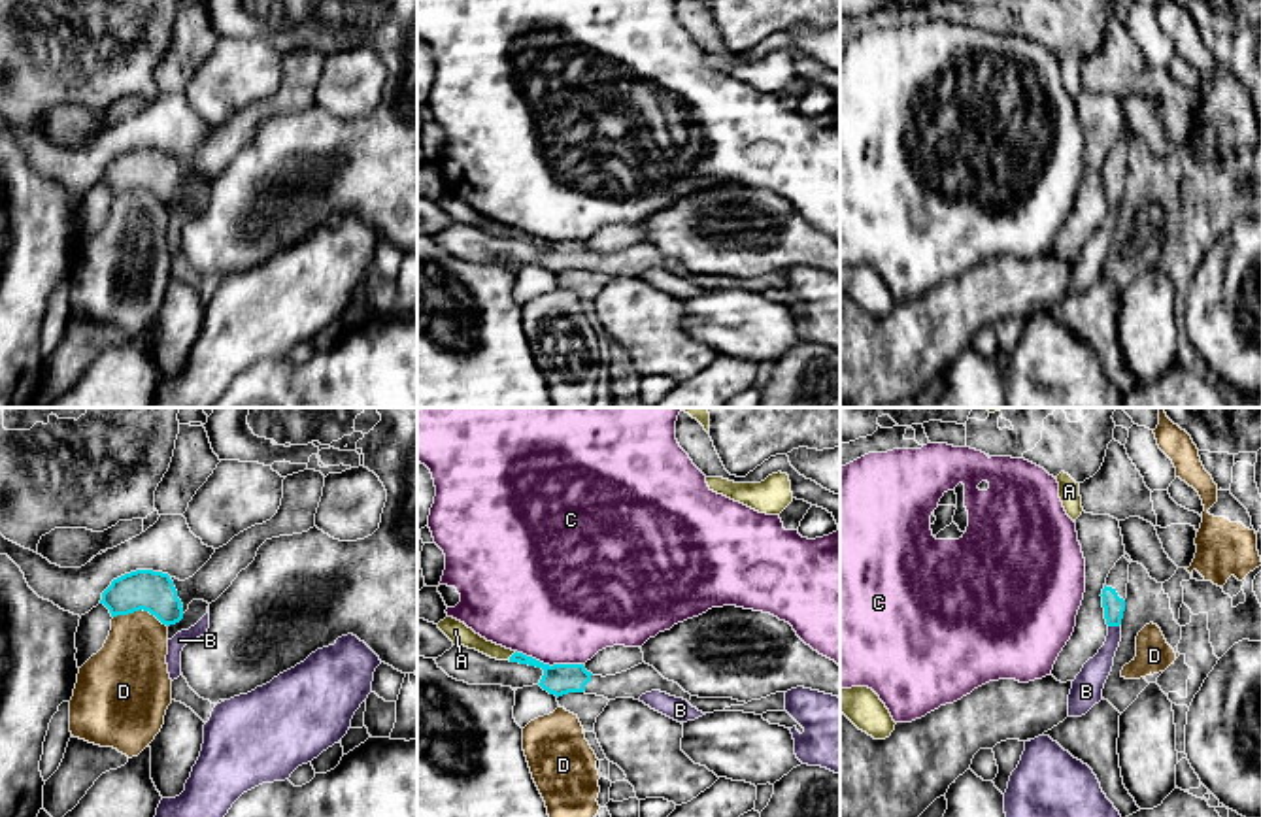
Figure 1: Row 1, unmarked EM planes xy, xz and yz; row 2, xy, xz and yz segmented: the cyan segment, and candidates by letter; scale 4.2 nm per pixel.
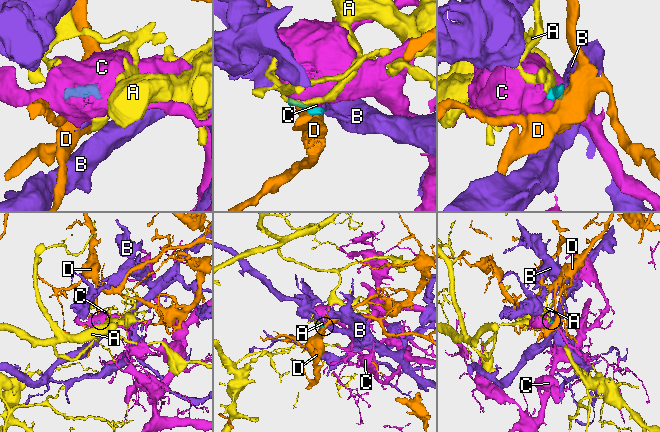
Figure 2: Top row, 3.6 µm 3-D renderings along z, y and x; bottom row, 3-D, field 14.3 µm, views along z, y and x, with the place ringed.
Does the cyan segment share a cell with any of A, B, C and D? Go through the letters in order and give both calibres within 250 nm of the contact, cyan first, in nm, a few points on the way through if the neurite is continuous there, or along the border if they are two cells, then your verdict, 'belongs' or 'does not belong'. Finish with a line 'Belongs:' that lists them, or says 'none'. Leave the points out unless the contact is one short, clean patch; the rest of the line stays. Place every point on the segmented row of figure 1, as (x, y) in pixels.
A: 130/90 nm | along xz (516, 651), (508, 659) | does not belong
B: 90/120 nm | along yz (1109, 625), (1118, 627) | does not belong
C: 130/480 nm | along xz (516, 650), (550, 665), (582, 665) | does not belong
D: 180/280 nm | along xy (114, 616), (148, 610), (167, 627) | does not belong
Belongs: none

